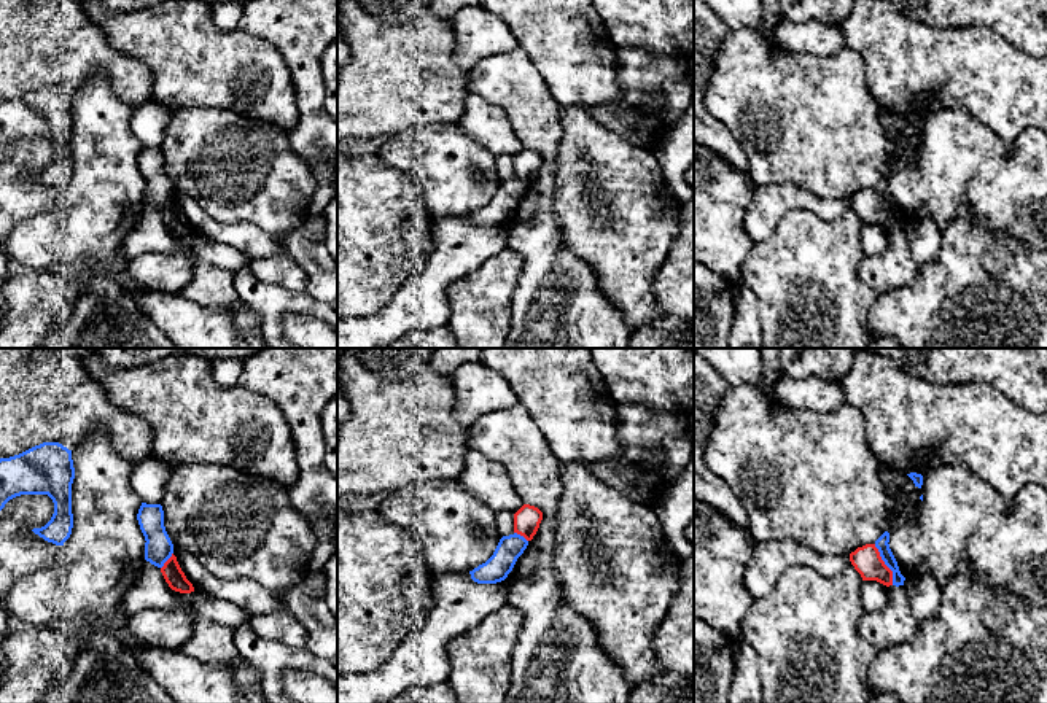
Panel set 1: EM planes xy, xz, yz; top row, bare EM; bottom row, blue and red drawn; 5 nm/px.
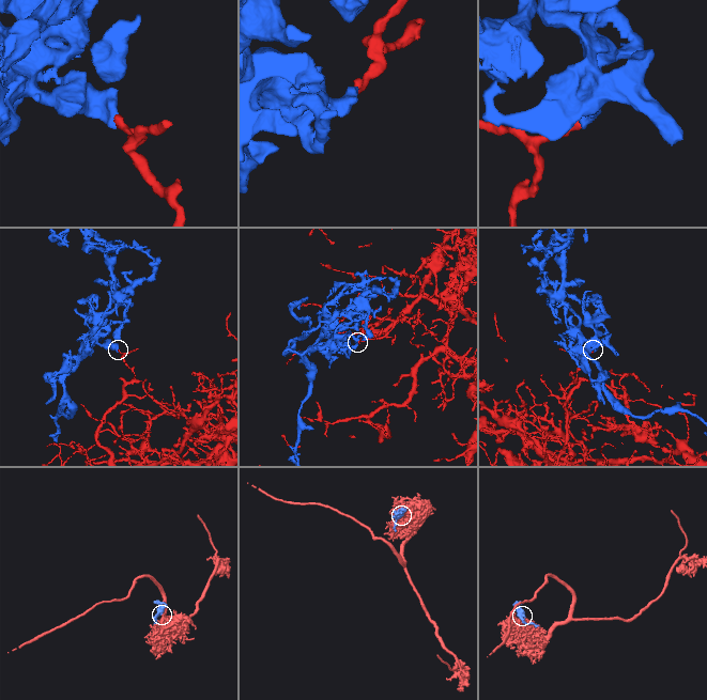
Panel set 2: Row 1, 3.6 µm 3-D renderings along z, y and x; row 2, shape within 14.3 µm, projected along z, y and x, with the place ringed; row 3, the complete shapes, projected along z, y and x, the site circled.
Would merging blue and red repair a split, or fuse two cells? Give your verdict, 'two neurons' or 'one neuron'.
two neurons

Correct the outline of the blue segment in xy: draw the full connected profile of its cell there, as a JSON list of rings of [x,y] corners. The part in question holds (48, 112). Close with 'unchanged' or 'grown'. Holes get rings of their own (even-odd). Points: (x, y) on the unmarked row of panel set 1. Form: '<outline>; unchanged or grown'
[[[43,86],[19,99],[0,102],[0,154],[21,138],[48,138],[54,146],[51,164],[32,175],[48,186],[64,189],[73,172],[72,94],[59,86]]]; unchanged

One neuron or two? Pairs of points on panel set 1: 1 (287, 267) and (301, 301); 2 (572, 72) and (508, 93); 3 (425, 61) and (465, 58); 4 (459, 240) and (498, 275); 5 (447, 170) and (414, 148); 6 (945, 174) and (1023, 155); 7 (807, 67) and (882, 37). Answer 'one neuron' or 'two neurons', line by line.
1: two neurons
2: two neurons
3: two neurons
4: two neurons
5: one neuron
6: one neuron
7: two neurons

